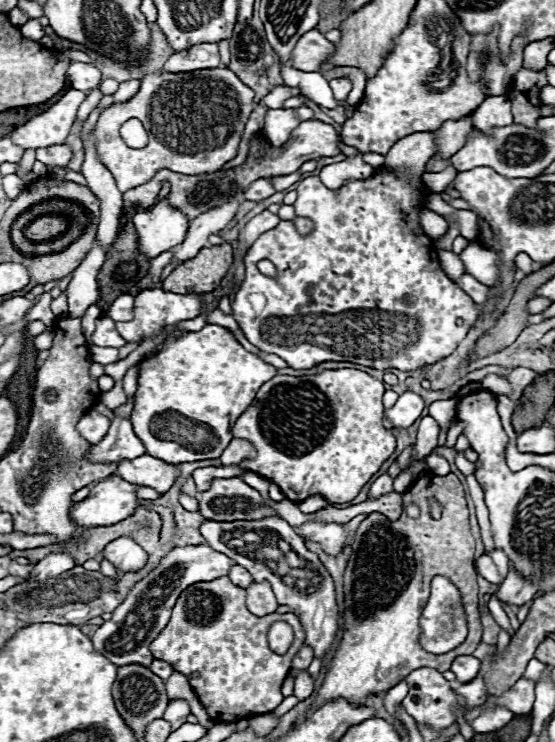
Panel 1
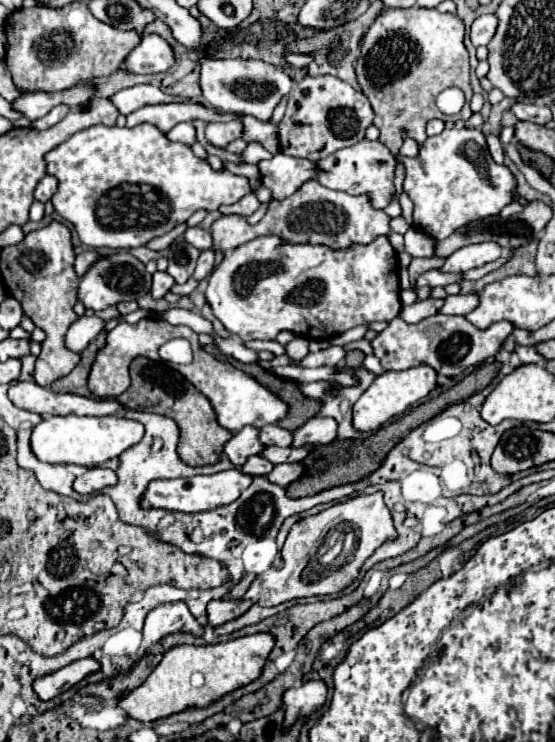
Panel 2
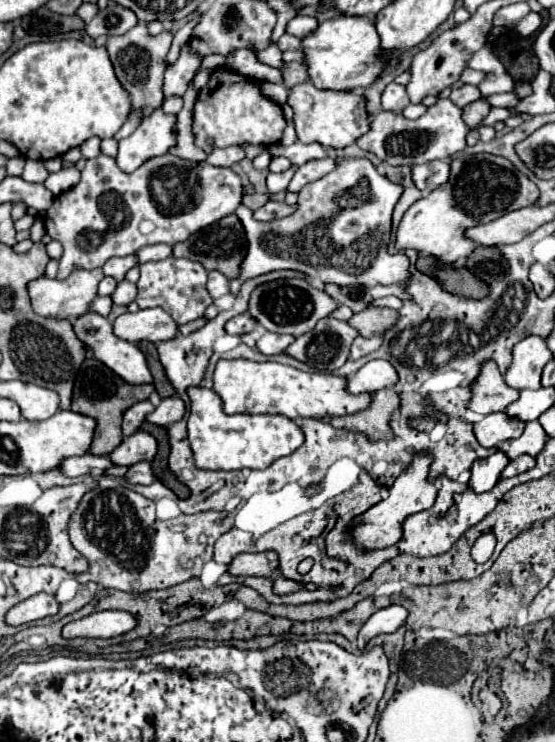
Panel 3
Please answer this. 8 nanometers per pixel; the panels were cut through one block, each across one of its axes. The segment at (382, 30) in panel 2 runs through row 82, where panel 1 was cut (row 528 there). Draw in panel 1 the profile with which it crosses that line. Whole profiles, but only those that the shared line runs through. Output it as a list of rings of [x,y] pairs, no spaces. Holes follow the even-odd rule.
[[[426,472],[422,478],[414,482],[414,486],[402,494],[402,504],[416,504],[420,508],[418,518],[410,518],[402,514],[396,522],[390,522],[386,516],[374,512],[368,514],[368,518],[360,524],[358,532],[354,534],[352,542],[352,556],[348,560],[348,568],[344,572],[344,624],[342,624],[342,638],[334,652],[334,658],[324,674],[322,686],[310,706],[308,712],[304,712],[294,724],[306,720],[314,710],[318,710],[322,704],[328,704],[330,700],[350,700],[350,704],[364,704],[364,700],[372,694],[386,692],[394,688],[398,682],[402,682],[412,670],[416,668],[436,668],[440,672],[450,670],[450,664],[456,656],[472,654],[482,638],[482,624],[478,614],[478,584],[476,584],[476,568],[474,568],[474,538],[468,524],[468,508],[464,500],[464,488],[460,480],[454,474],[448,476],[436,476],[432,472]],[[430,500],[436,500],[442,508],[442,518],[434,520],[430,512]],[[434,576],[446,576],[454,580],[456,588],[462,596],[462,606],[466,610],[468,620],[468,636],[466,640],[454,648],[454,652],[434,656],[424,652],[418,646],[418,618],[428,602],[430,596],[430,582]]]

